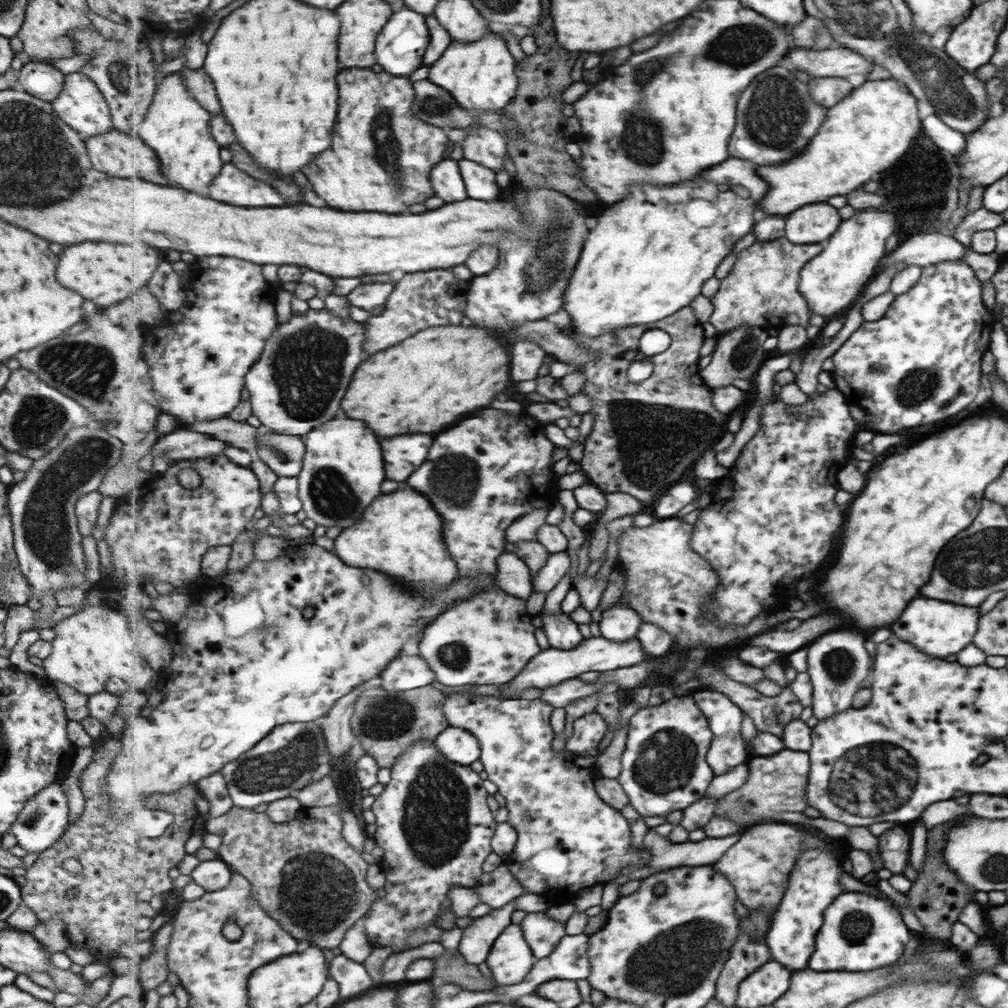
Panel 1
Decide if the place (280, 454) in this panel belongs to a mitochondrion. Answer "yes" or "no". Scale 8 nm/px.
yes

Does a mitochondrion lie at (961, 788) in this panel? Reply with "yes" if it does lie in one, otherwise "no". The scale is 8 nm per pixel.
no

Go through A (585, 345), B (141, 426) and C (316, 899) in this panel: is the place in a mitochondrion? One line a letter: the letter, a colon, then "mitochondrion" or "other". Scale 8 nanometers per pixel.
A: other
B: other
C: mitochondrion

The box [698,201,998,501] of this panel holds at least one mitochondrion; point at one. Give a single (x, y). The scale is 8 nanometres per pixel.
(917, 386)

